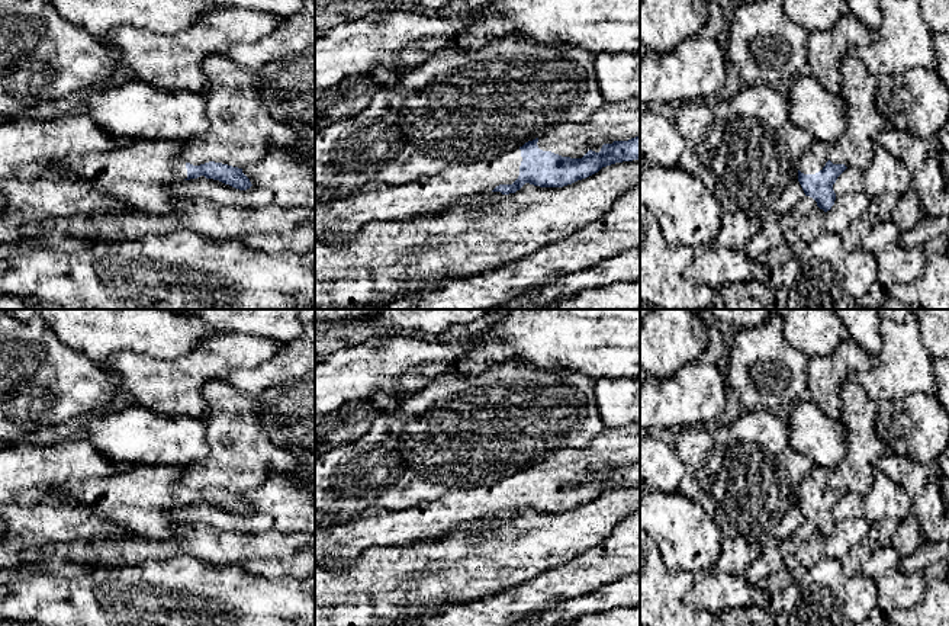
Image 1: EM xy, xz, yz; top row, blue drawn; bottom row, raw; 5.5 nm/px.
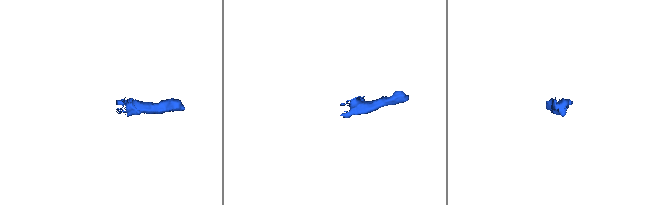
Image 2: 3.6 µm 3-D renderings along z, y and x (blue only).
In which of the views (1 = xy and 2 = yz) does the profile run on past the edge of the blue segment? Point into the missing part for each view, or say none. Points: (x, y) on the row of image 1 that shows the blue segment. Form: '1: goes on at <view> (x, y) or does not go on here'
1: goes on at xy (141, 173)
2: goes on at yz (813, 160)

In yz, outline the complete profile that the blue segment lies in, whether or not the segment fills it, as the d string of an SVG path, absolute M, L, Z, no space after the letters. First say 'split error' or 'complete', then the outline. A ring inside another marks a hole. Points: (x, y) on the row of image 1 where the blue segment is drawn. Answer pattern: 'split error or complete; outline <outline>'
split error; outline M814 139L798 160L798 182L805 196L813 198L827 212L836 200L833 184L846 168L845 164L830 161L830 144Z

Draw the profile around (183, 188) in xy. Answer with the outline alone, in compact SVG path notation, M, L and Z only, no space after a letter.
M271 150L242 173L252 184L247 190L200 176L173 183L171 193L176 198L205 196L223 206L279 206L315 214L315 155L300 151L297 157L290 157L283 150Z

